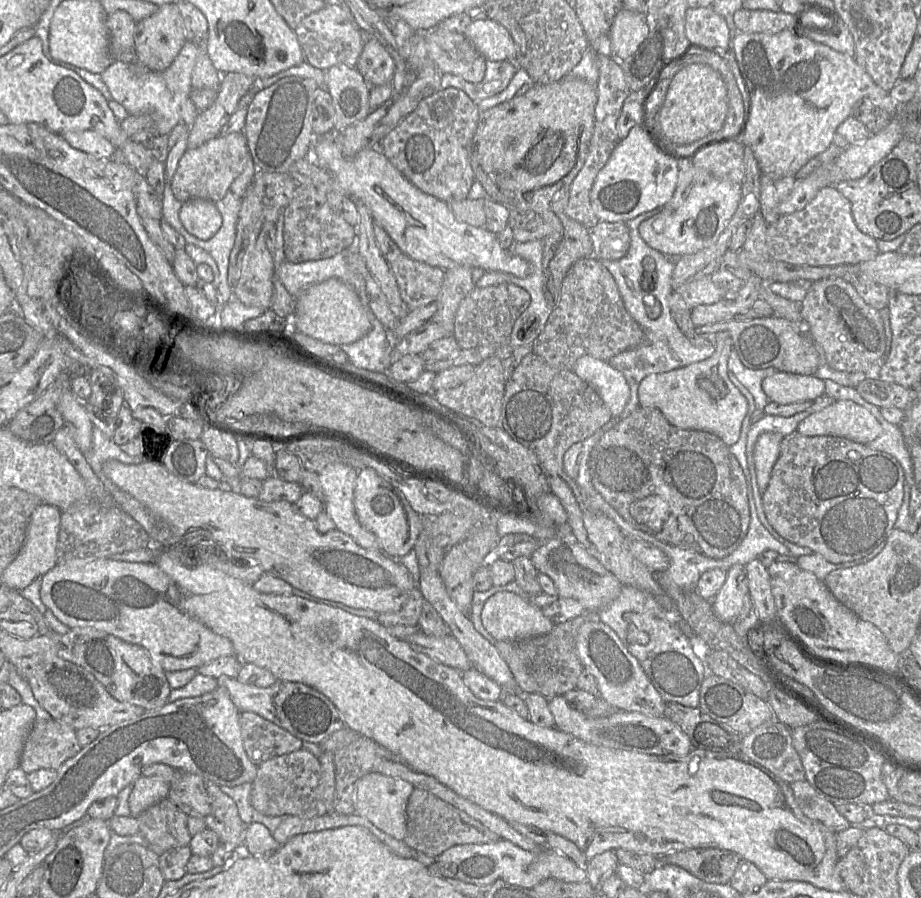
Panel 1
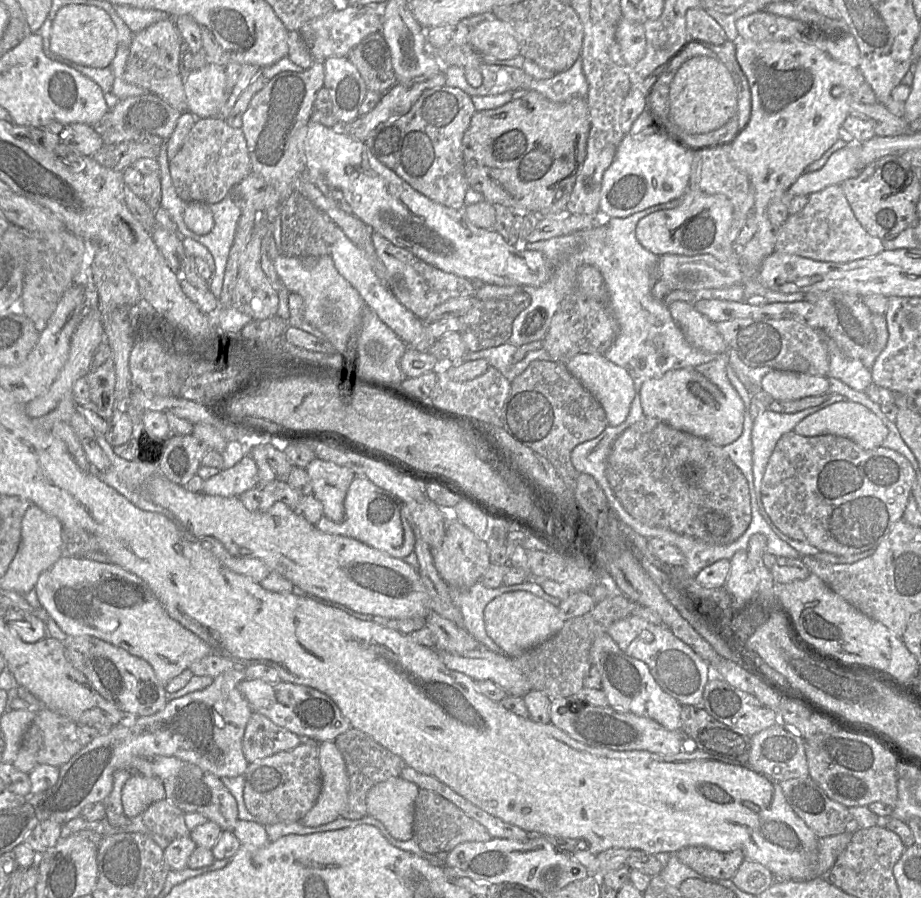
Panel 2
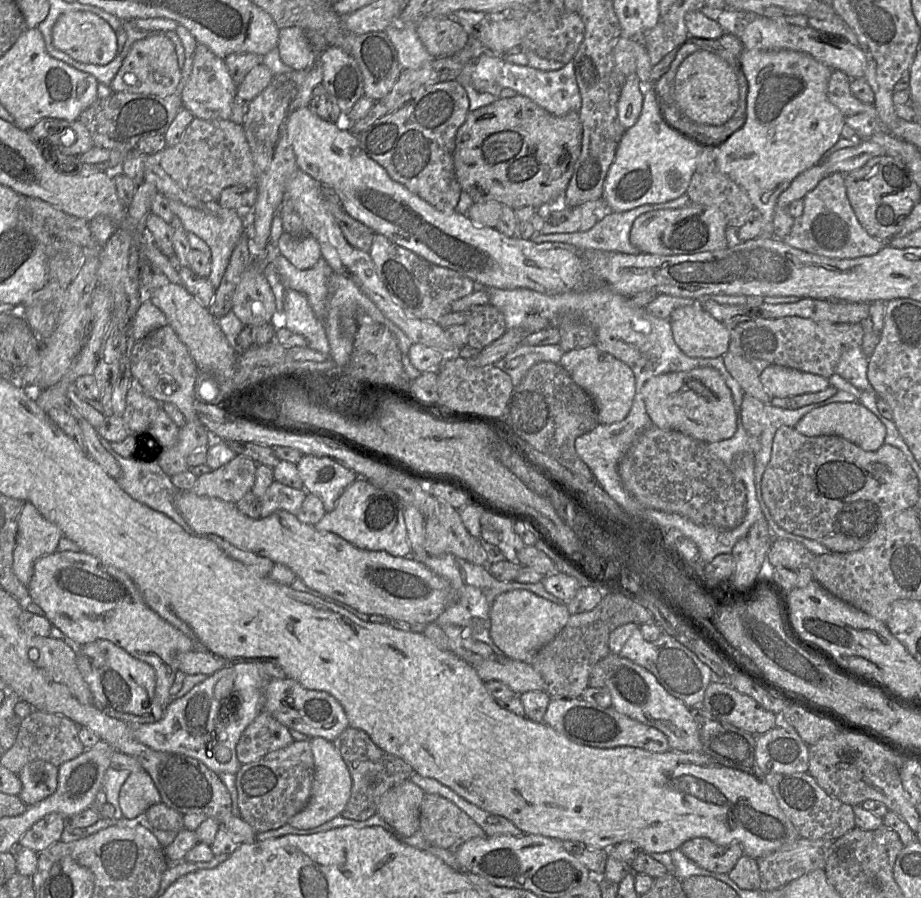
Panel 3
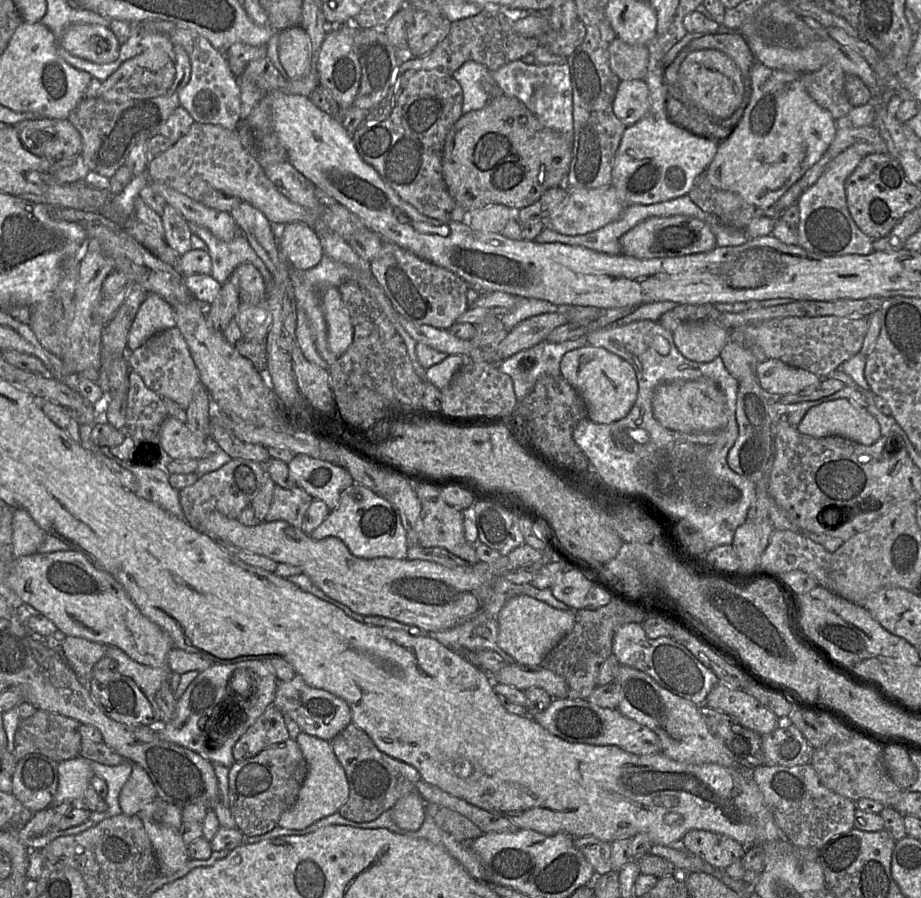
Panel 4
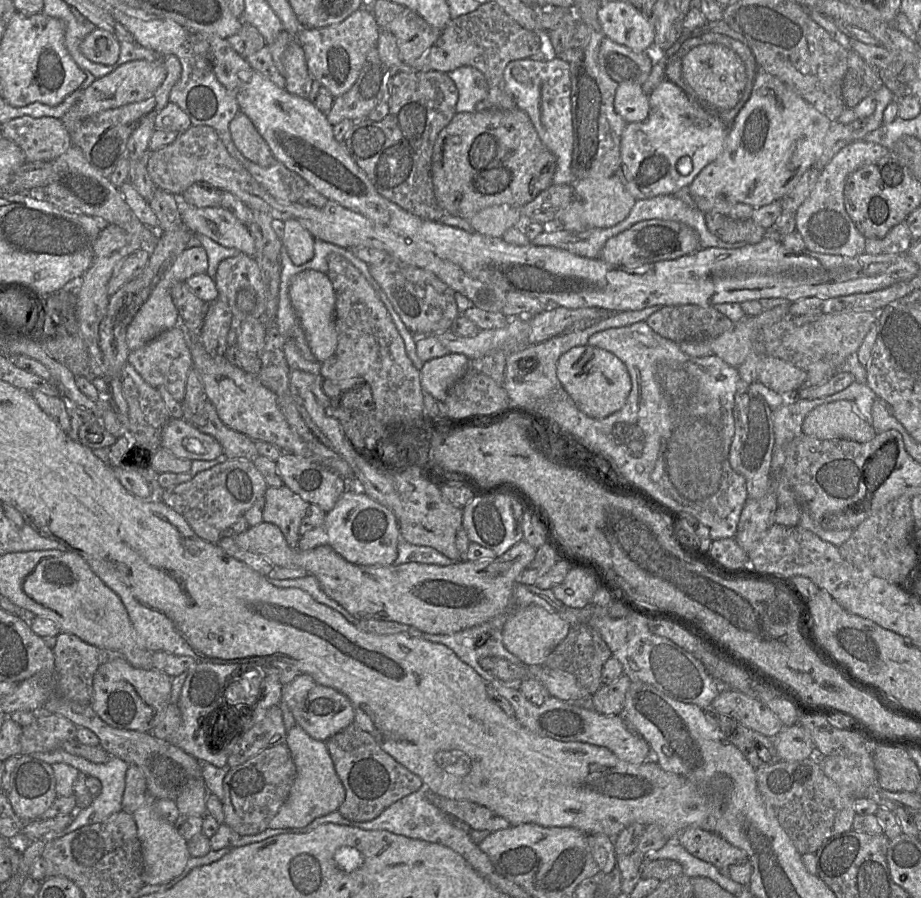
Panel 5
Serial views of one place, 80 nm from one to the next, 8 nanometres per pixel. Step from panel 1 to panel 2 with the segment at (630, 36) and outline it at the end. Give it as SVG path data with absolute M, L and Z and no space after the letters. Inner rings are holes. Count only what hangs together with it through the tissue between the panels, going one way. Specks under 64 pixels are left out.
M621 18L617 31L616 42L619 44L622 58L628 68L634 65L644 56L646 38L643 24Z

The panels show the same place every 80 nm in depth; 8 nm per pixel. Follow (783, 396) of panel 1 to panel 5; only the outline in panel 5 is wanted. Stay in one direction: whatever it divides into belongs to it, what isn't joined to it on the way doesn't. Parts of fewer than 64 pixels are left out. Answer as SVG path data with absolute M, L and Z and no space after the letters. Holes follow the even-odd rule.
M761 356L758 364L758 381L782 395L793 395L805 384L804 370L780 358Z

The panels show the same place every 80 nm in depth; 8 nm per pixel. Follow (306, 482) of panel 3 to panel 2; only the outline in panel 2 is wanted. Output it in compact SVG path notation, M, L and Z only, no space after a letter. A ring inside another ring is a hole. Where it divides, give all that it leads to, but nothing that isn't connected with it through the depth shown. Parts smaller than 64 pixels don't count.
M315 458L305 468L312 485L312 495L323 506L323 515L334 522L345 516L344 500L355 479L354 472L333 462Z

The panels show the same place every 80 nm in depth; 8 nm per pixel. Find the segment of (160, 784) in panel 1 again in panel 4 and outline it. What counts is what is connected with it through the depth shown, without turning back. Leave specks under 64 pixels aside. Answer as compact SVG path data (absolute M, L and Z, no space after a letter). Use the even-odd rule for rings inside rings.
M133 764L131 774L119 795L122 813L127 816L138 815L157 798L157 791L147 772L138 764Z

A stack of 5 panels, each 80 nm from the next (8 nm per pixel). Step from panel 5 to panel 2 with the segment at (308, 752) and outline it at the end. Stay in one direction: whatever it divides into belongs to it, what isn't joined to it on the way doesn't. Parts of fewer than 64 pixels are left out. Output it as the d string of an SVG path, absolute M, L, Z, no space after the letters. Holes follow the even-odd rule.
M334 742L317 744L322 787L311 810L299 821L307 827L318 827L341 817L348 800L349 777L344 759Z

